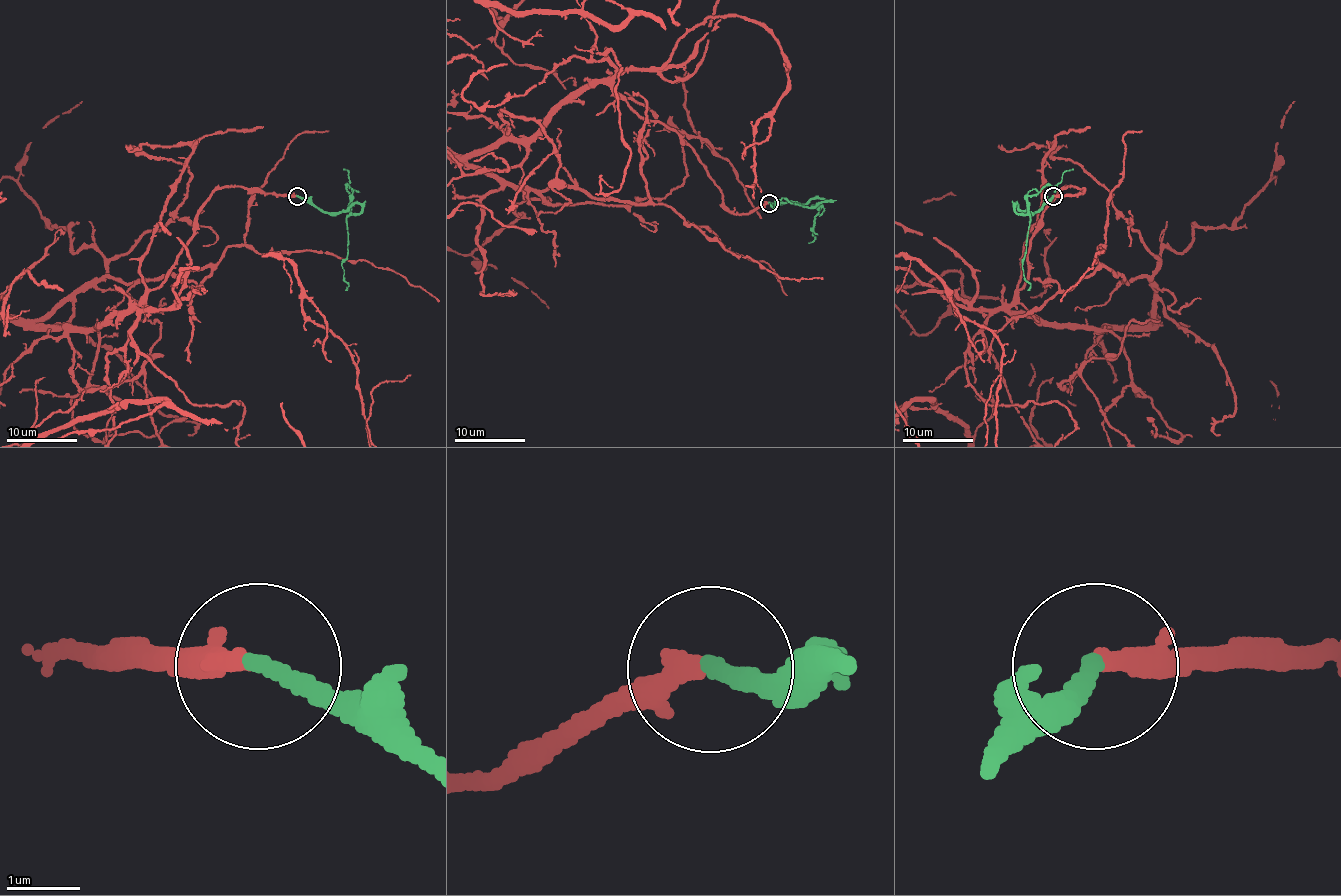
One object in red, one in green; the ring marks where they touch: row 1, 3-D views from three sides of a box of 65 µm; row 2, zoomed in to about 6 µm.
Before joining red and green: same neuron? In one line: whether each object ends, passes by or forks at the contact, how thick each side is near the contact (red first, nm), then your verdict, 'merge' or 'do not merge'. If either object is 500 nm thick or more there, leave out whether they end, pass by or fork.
red ends there; green ends there; 320 nm thick on the red side, 260 nm on the other; merge

